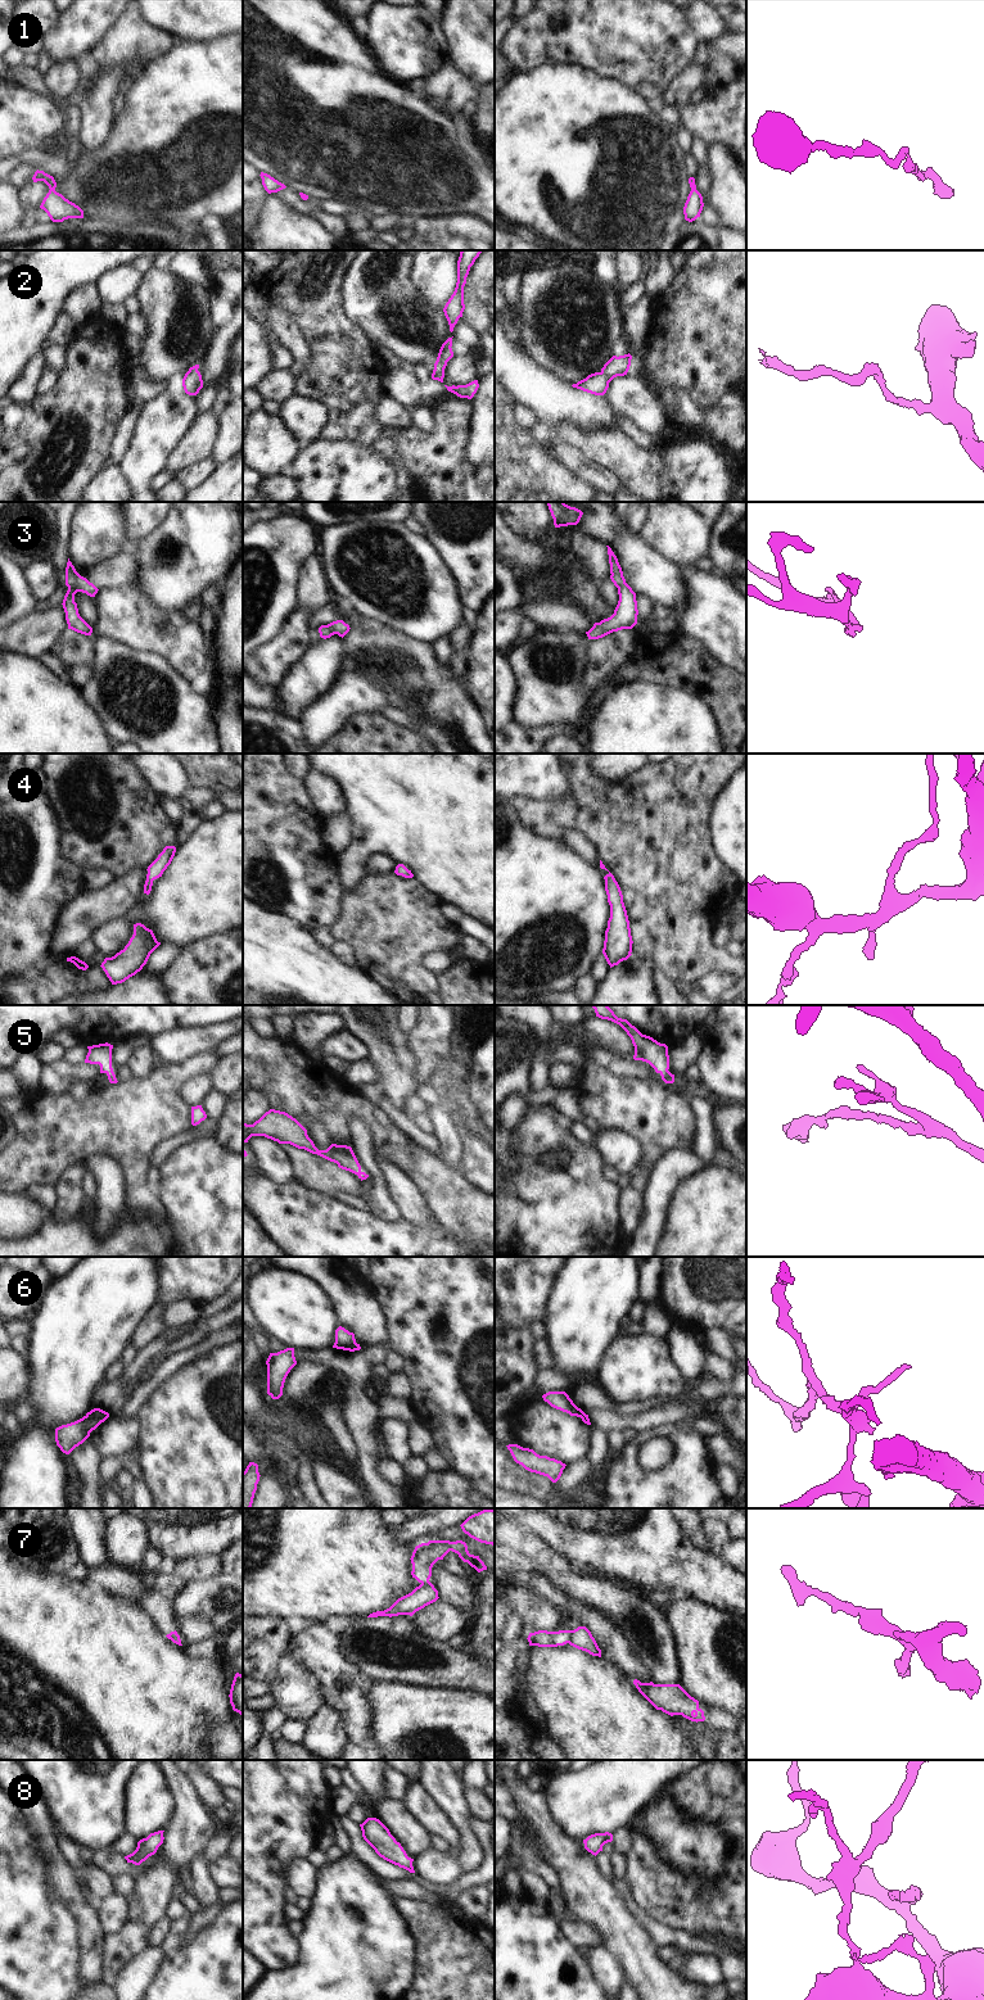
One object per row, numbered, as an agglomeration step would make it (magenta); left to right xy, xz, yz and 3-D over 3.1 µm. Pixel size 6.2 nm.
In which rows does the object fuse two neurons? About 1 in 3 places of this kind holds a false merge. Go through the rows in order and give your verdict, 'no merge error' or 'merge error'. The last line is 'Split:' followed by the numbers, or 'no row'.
1: no merge error
2: no merge error
3: no merge error
4: no merge error
5: no merge error
6: no merge error
7: merge error
8: no merge error
Split: 7

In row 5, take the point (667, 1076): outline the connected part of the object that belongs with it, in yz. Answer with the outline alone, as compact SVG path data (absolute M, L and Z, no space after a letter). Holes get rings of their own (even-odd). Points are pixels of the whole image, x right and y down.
M591 1005L595 1009L596 1017L611 1021L619 1024L631 1037L635 1046L635 1060L649 1063L656 1073L662 1076L665 1083L674 1082L674 1074L669 1069L668 1046L660 1044L650 1036L642 1035L627 1019L618 1018L608 1005Z

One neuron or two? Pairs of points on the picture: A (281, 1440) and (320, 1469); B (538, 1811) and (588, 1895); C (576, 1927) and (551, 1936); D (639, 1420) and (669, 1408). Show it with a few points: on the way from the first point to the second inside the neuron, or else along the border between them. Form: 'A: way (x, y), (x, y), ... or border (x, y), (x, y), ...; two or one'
A: border (311, 1462), (314, 1480), (320, 1493); two
B: way (546, 1832), (553, 1844), (578, 1869), (579, 1874); one
C: border (558, 1924), (562, 1932), (578, 1949); two
D: way (646, 1420), (662, 1415); one

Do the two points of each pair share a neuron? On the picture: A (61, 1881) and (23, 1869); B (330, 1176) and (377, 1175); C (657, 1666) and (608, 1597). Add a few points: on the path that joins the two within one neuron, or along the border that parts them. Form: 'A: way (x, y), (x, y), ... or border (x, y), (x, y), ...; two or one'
A: border (41, 1847), (49, 1868), (49, 1887), (66, 1903); two
B: way (344, 1181), (362, 1195), (369, 1195), (375, 1189); one
C: way (642, 1650), (621, 1620), (621, 1614); one

